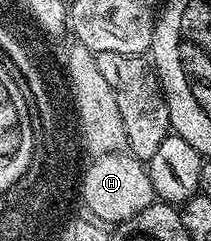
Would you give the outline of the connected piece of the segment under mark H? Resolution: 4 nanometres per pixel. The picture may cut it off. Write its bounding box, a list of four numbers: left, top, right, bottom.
[80,153,156,225]

